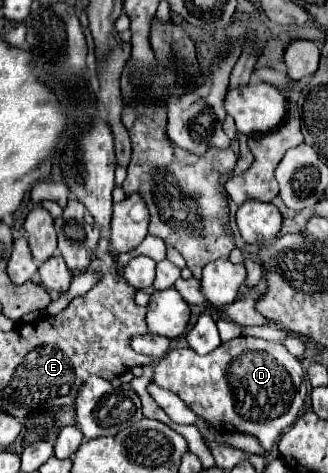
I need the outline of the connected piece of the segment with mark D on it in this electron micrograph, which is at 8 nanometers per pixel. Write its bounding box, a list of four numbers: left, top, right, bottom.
[155,336,305,450]

